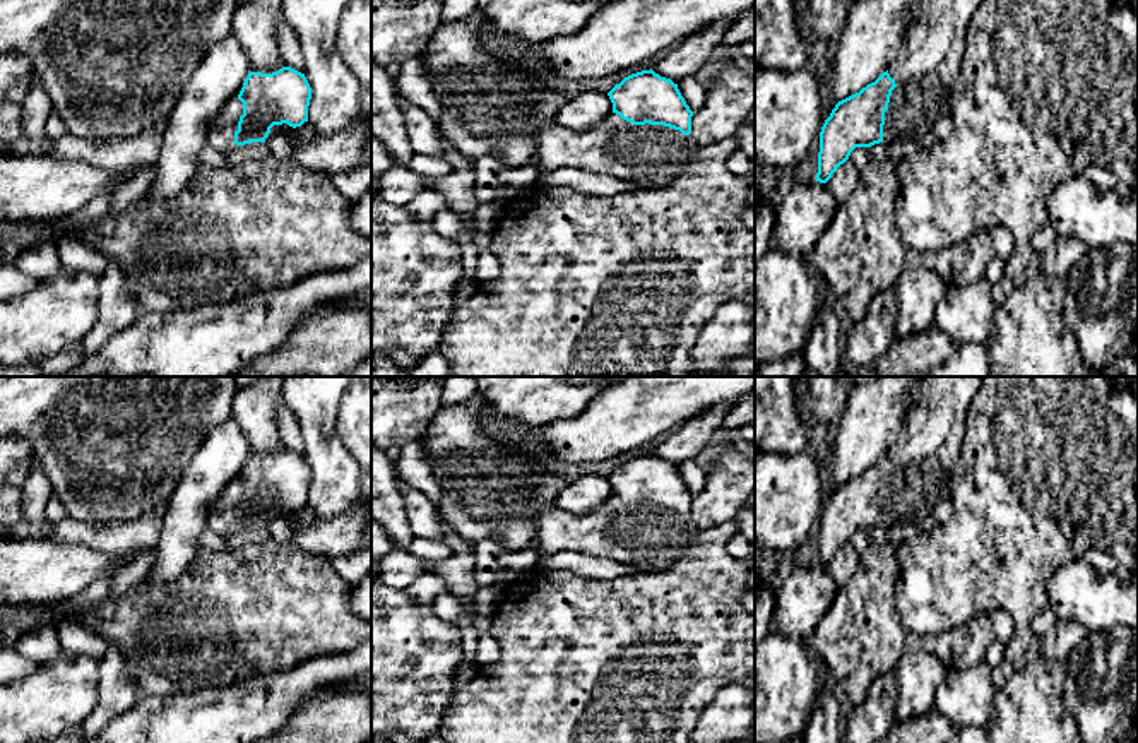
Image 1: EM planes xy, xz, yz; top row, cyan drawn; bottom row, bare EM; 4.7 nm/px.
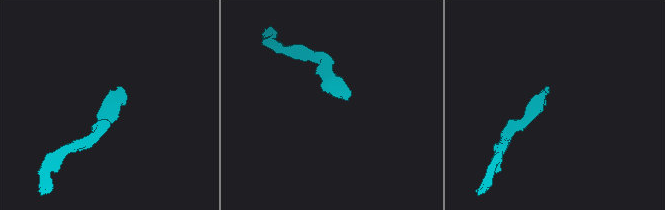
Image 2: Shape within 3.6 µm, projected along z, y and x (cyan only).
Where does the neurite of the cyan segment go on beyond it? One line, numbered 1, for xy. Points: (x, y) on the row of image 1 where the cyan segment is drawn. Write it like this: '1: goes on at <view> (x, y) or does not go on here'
1: does not go on here

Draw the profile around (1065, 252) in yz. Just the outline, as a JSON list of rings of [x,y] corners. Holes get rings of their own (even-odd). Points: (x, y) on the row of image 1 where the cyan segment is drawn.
[[[1058,236],[1056,241],[1040,253],[1040,274],[1066,277],[1075,264],[1087,253],[1088,247],[1076,236]]]

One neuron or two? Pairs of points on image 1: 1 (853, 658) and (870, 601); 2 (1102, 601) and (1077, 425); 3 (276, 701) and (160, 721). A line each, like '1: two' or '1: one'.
1: one
2: two
3: one

